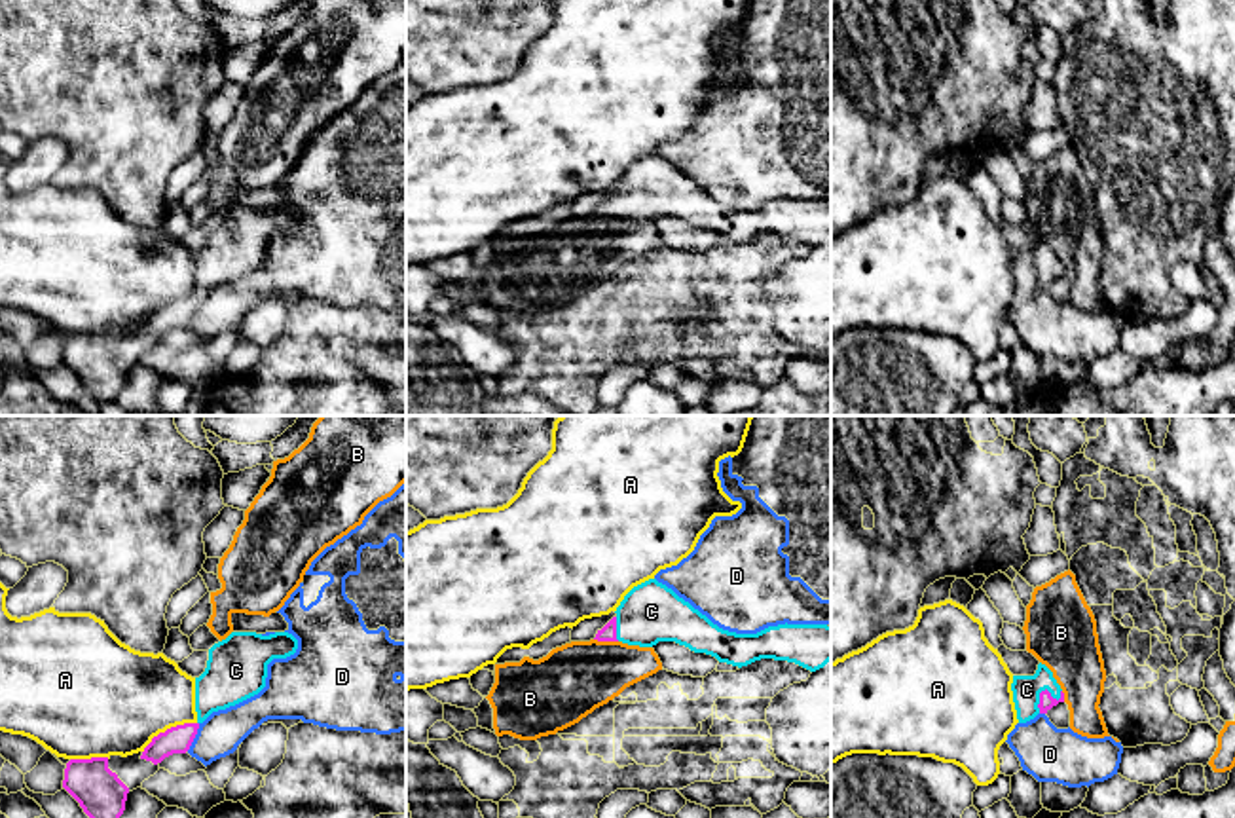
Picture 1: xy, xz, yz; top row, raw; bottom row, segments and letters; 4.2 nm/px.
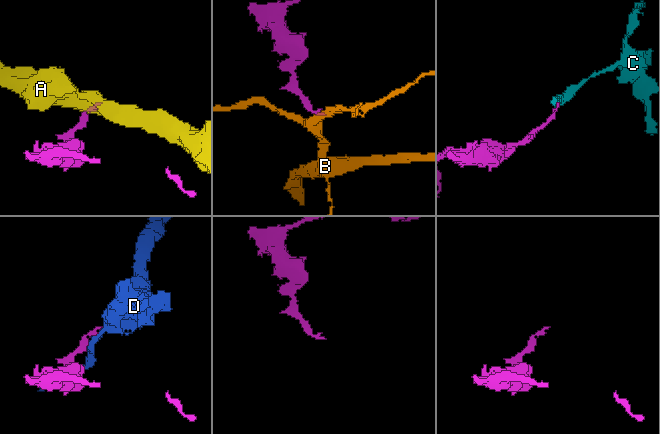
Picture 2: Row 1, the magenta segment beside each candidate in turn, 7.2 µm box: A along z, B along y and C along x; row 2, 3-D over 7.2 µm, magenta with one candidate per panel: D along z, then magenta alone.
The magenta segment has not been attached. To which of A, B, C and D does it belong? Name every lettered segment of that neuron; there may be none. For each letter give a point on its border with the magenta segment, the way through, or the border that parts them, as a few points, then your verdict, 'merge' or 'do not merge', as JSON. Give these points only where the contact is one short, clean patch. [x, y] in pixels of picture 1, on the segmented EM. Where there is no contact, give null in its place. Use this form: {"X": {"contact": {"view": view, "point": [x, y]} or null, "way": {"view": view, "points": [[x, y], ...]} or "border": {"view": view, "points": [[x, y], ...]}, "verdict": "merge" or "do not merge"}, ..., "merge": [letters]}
{"A": {"contact": {"view": "xy", "point": [167, 729]}, "verdict": "do not merge"}, "B": {"contact": {"view": "xz", "point": [606, 640]}, "border": {"view": "xz", "points": [[594, 638], [617, 642]]}, "verdict": "do not merge"}, "C": {"contact": {"view": "yz", "point": [1046, 689]}, "way": {"view": "yz", "points": [[1046, 701], [1046, 689], [1027, 689]]}, "verdict": "merge"}, "D": {"contact": {"view": "xy", "point": [194, 737]}, "border": {"view": "xy", "points": [[200, 724], [186, 750]]}, "verdict": "do not merge"}, "merge": ["C"]}

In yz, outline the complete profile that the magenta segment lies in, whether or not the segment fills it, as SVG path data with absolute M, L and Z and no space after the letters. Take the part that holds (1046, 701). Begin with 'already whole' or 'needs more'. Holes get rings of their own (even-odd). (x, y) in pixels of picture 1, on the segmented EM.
needs more; M1041 662L1034 676L1013 676L1011 691L1019 723L1026 723L1038 714L1047 714L1053 706L1064 702L1060 685Z

